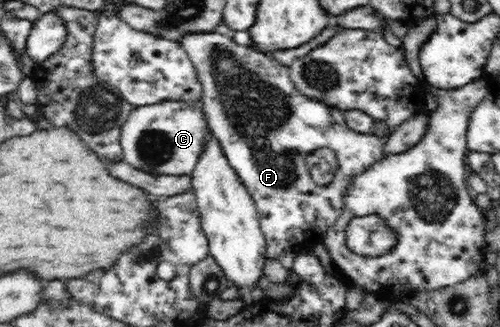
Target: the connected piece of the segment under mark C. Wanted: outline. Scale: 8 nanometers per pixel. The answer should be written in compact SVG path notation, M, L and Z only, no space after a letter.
M162 100L158 104L132 110L122 123L120 143L123 161L155 175L190 175L202 157L204 144L210 138L208 121L199 102Z

